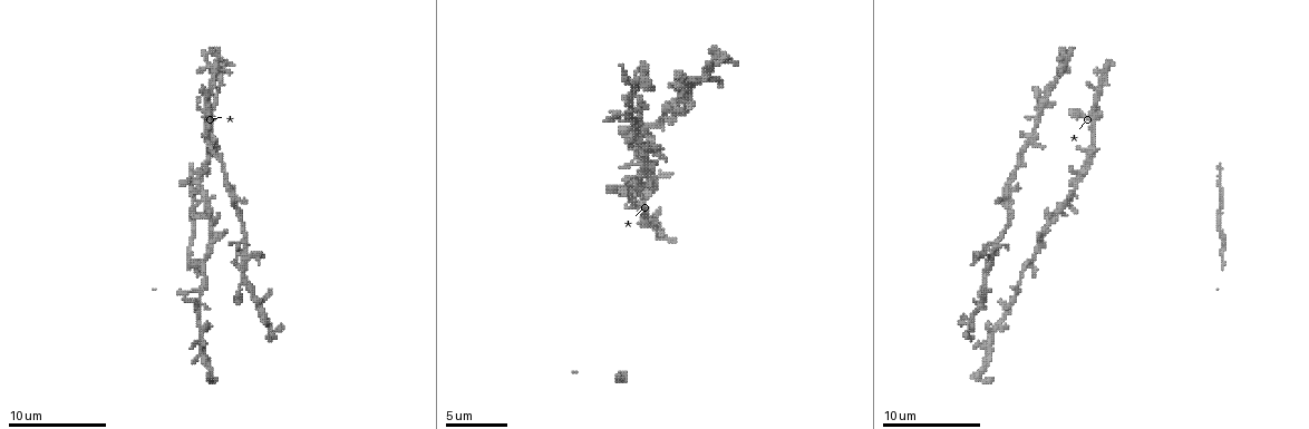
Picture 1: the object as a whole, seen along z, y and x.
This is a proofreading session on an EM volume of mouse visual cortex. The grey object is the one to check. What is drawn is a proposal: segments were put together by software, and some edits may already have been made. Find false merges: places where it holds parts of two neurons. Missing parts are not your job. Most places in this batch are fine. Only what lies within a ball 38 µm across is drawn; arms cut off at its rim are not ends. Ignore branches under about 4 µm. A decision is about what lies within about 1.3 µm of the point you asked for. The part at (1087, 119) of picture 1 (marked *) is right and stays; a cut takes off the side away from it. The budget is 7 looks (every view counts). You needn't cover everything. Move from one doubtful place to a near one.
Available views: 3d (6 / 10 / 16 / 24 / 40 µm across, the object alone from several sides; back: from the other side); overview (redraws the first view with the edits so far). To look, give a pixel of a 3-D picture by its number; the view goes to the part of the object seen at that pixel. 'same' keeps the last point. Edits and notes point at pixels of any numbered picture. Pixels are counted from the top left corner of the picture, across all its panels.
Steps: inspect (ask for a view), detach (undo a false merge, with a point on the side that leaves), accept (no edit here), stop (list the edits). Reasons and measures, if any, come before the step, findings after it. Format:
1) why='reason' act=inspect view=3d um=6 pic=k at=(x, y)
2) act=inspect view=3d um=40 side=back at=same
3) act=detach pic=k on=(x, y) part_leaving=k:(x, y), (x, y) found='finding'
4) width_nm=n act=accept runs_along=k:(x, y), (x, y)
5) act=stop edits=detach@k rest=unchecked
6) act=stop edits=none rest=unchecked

act=inspect view=3d um=10 pic=1 at=(1048, 101)

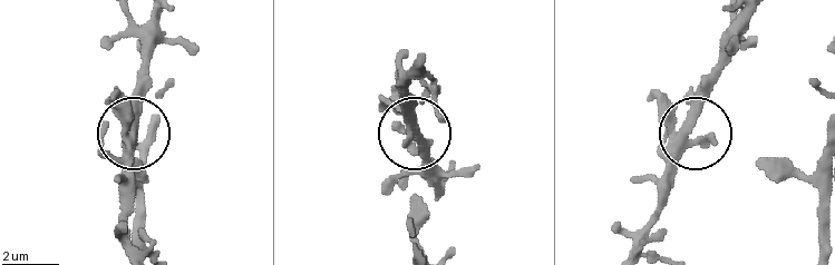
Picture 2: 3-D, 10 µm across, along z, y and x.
act=accept found='continuous, no second neuron'

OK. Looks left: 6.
why='looks like a crossing' act=inspect view=3d um=10 pic=1 at=(246, 253)

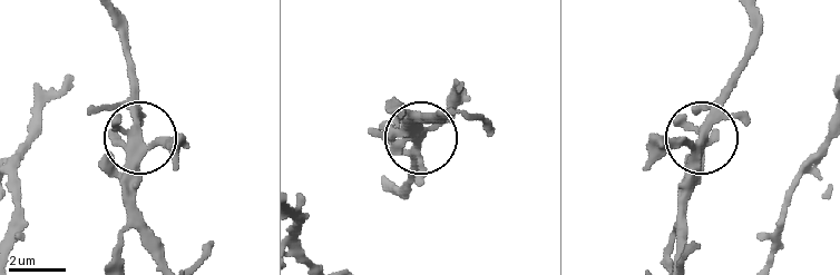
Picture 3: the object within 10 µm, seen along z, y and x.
act=accept runs_along=3:(387, 192), (411, 179), (416, 141), (453, 86) found='one neuron here'

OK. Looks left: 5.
why='arms part here' act=inspect view=3d um=10 pic=1 at=(649, 217)

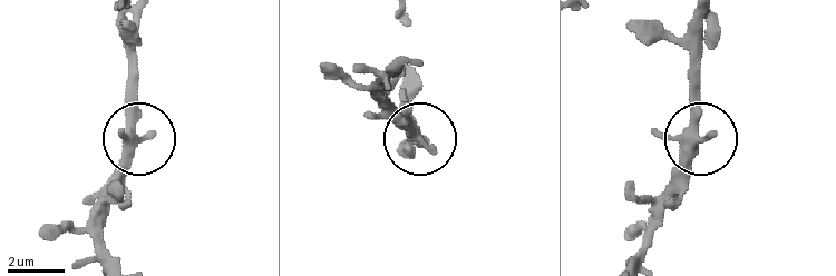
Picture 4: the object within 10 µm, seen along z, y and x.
arms=3 act=accept runs_along=4:(680, 47), (692, 61), (694, 148), (678, 203) found='all the same neuron'

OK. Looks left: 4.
act=stop edits=none rest=unchecked

